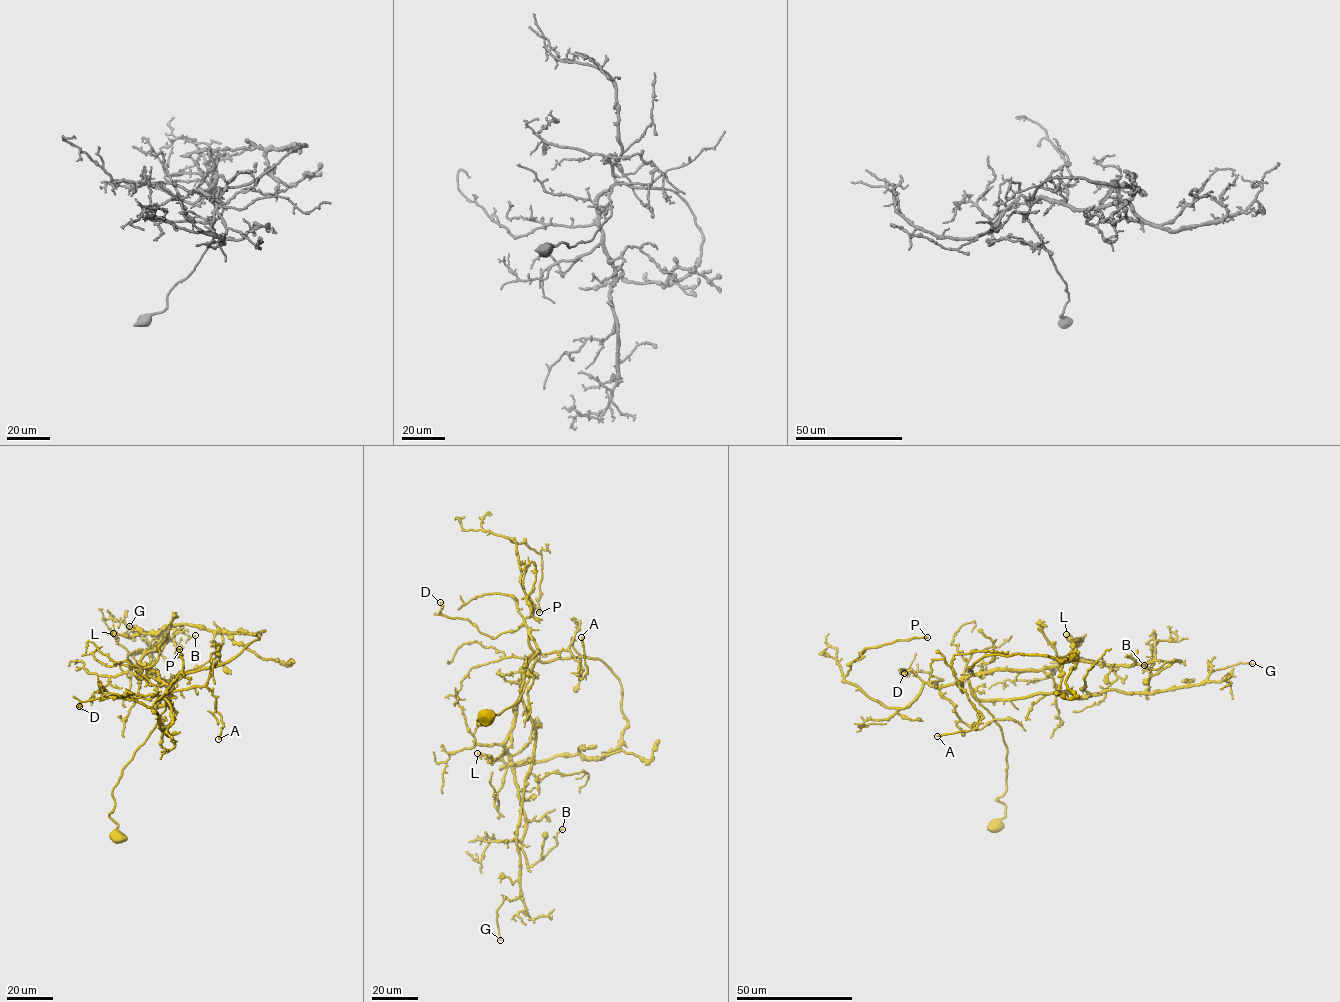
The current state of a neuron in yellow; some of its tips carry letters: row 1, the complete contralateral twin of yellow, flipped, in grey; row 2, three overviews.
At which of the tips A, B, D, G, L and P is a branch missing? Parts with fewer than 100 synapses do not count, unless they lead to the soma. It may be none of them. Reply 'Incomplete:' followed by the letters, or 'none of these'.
Incomplete: none of these

